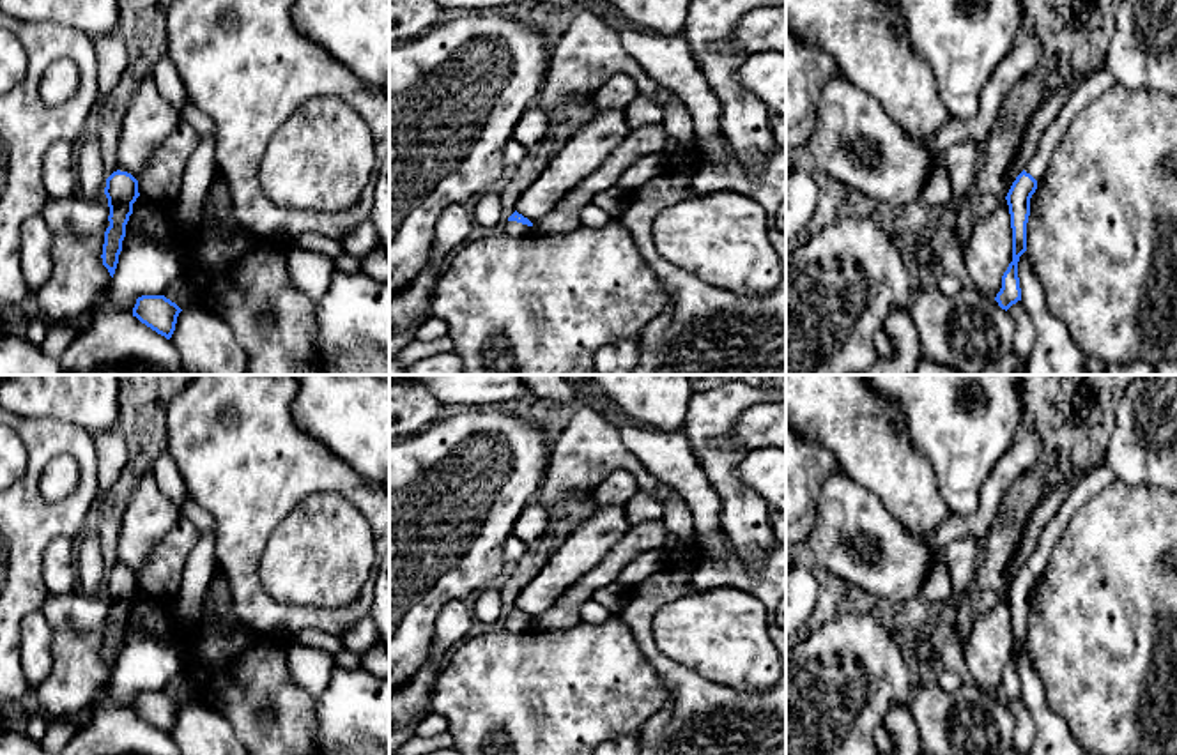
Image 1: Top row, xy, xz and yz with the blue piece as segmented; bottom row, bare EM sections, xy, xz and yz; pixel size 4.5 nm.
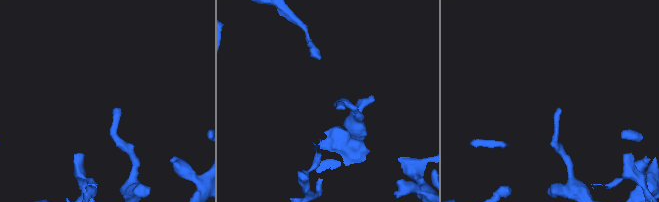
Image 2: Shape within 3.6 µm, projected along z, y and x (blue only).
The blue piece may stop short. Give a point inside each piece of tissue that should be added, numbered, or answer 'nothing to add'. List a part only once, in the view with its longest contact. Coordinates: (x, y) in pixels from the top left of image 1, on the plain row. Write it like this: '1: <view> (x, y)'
1: xz (514, 625)

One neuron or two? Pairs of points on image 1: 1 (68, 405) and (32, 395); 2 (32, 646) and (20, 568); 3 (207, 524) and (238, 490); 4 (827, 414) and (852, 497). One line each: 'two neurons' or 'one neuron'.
1: one neuron
2: two neurons
3: two neurons
4: two neurons

